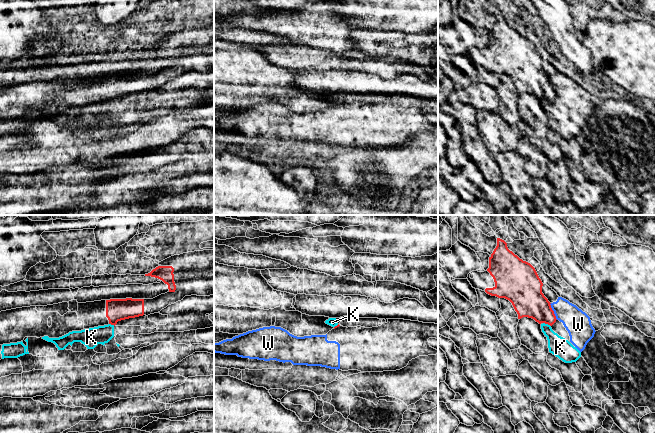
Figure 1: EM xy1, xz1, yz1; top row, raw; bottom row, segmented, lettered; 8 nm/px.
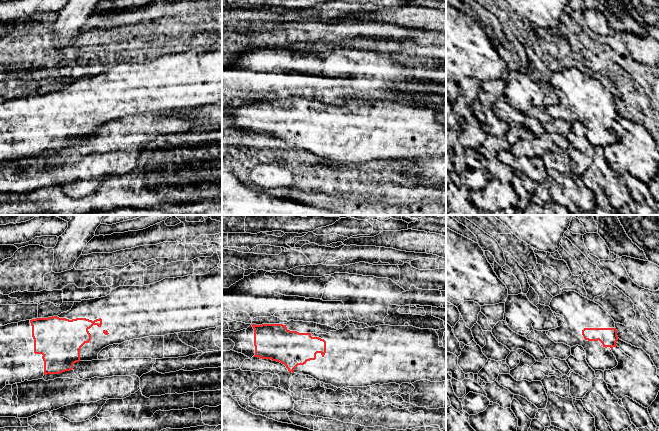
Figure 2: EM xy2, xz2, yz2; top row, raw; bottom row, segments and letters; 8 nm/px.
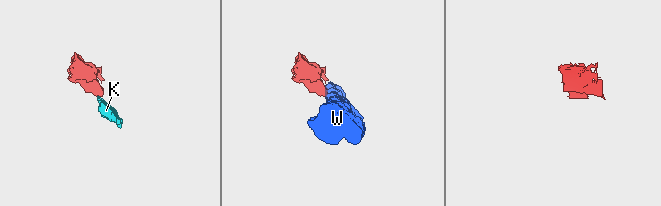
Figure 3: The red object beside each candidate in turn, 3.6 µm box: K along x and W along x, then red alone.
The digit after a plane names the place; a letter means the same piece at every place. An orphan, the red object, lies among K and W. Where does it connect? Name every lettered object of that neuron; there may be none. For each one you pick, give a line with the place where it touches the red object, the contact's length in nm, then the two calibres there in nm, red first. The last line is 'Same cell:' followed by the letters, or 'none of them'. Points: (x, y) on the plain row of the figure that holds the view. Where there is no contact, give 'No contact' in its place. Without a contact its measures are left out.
Same cell: none of them

